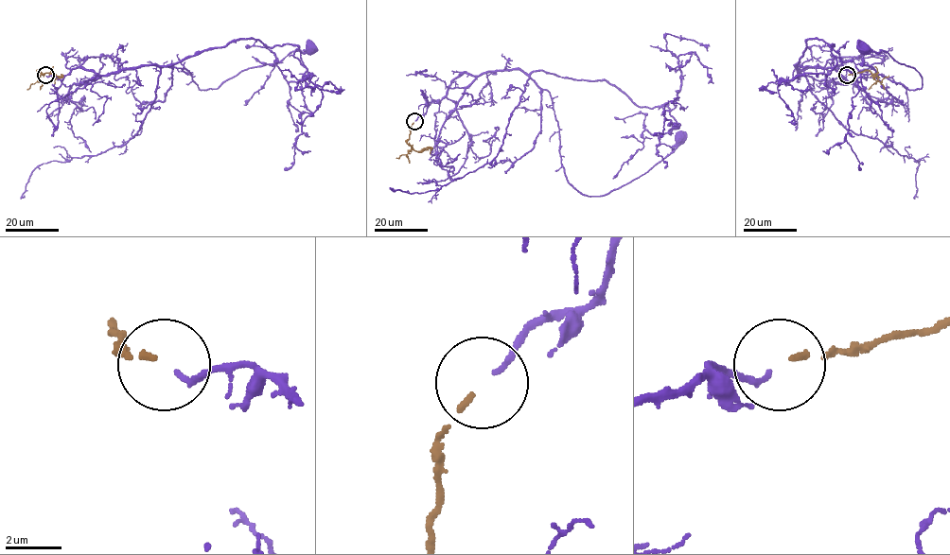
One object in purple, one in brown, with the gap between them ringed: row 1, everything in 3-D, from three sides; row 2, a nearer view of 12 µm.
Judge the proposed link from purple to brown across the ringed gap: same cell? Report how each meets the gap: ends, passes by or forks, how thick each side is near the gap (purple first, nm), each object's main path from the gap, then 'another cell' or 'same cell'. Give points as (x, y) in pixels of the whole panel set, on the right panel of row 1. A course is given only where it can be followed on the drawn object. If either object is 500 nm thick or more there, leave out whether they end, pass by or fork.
purple ends; brown ends; calibres 200 and 220 nm; course purple (846, 76), (827, 80), (820, 67), (800, 76), (795, 66), (922, 87), (916, 70), (862, 49); course brown (848, 75), (869, 70), (878, 73), (872, 78), (876, 81), (874, 83); same cell

